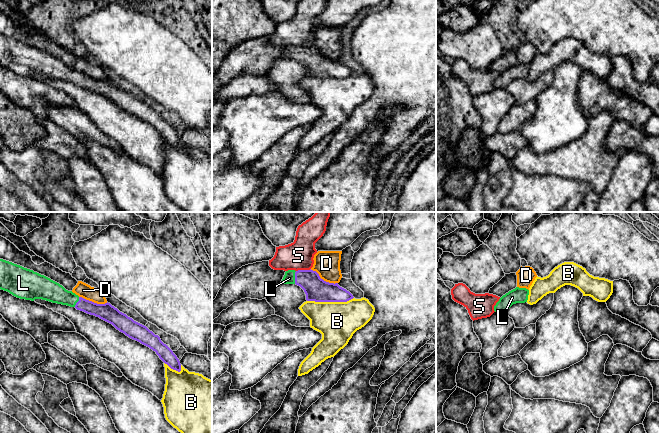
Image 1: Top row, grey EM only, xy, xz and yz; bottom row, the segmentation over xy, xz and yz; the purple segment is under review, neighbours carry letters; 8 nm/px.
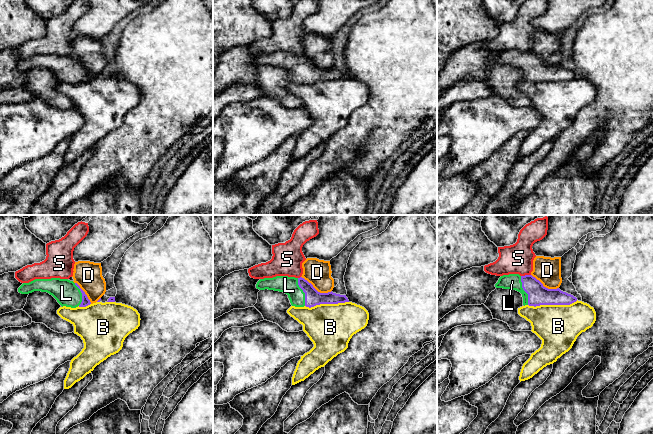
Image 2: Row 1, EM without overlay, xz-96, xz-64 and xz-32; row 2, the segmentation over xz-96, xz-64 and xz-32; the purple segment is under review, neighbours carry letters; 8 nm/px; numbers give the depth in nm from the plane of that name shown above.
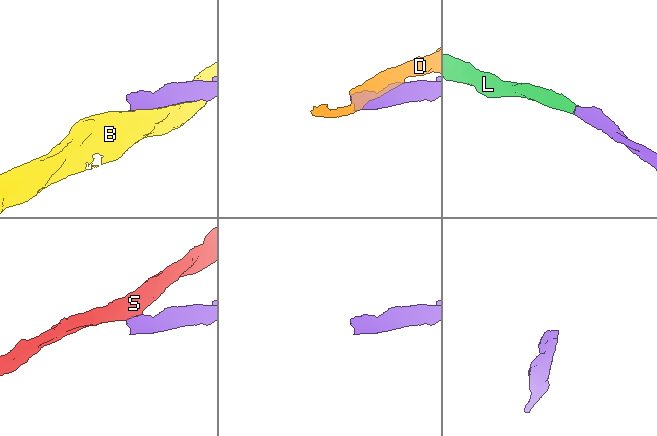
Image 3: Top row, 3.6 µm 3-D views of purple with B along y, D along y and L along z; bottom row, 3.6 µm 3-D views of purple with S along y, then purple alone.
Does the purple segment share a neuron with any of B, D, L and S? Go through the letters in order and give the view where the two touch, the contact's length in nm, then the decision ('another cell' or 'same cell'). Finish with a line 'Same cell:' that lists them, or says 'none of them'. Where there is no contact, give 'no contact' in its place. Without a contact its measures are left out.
B: xz | 380 nm | another cell
D: xz | 260 nm | another cell
L: xz | 110 nm | same cell
S: xz | 120 nm | another cell
Same cell: L

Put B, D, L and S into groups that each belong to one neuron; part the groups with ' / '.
B / D / L / S

